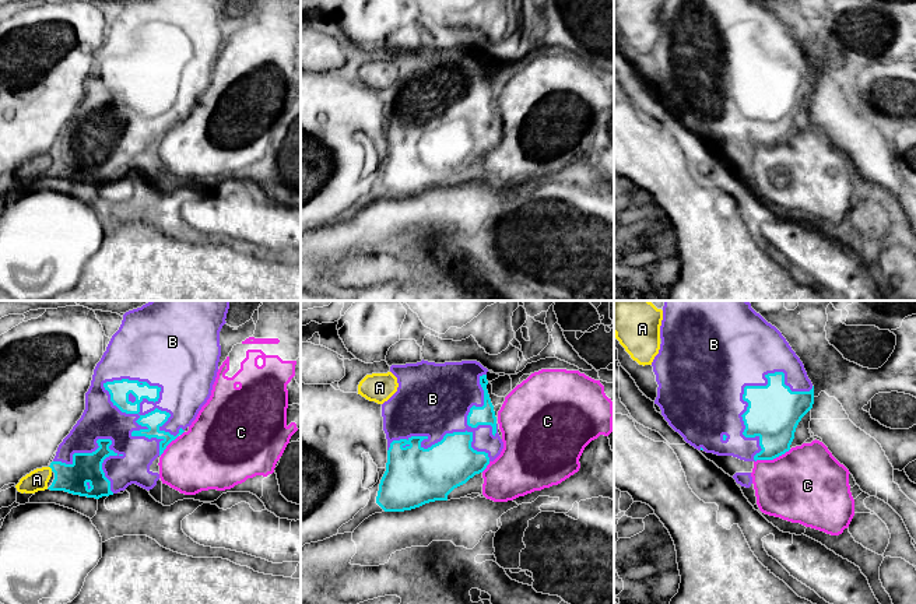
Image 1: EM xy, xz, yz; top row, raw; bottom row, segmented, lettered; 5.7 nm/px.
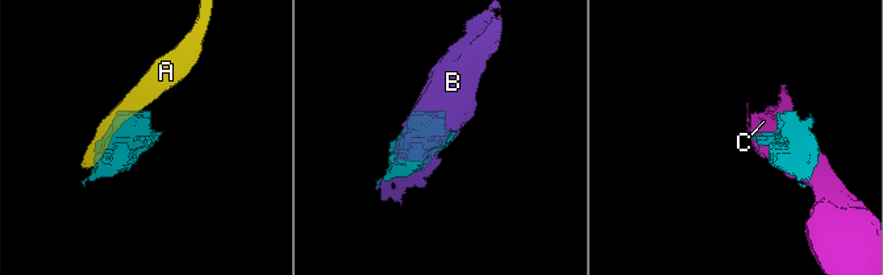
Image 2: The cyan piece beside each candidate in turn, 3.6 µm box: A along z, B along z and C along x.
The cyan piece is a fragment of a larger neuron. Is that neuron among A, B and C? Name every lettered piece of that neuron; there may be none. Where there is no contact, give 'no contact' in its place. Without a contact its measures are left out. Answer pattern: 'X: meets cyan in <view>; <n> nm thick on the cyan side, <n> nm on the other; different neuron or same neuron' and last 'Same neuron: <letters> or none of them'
A: meets cyan in xy; 180 nm thick on the cyan side, 120 nm on the other; different neuron
B: meets cyan in xy; 120 nm thick on the cyan side, 300 nm on the other; same neuron
C: meets cyan in yz; 300 nm thick on the cyan side, 440 nm on the other; different neuron
Same neuron: B

